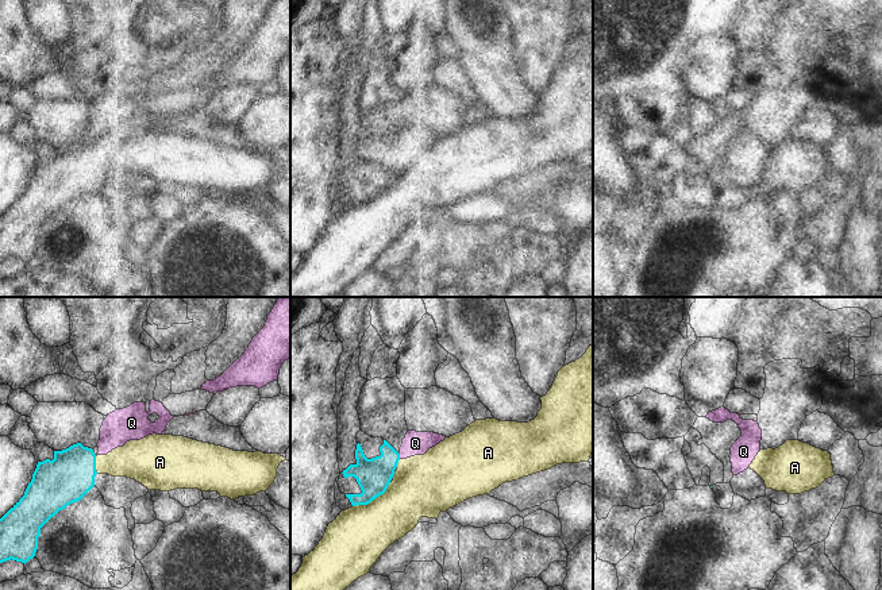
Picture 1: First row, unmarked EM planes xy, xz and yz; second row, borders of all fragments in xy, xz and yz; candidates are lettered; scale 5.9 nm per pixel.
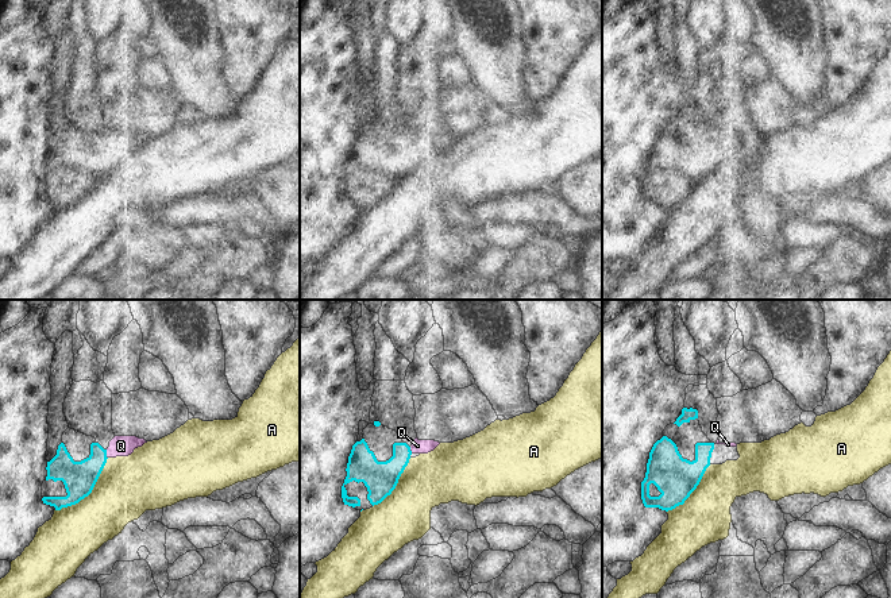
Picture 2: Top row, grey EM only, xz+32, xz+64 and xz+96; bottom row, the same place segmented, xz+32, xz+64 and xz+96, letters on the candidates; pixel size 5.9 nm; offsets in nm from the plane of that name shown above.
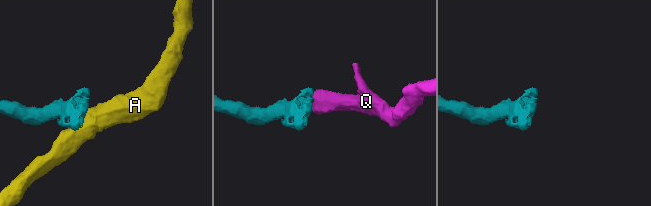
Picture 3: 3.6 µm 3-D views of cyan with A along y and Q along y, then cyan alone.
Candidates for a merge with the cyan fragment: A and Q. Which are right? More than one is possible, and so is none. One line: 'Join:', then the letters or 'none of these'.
Join: Q

